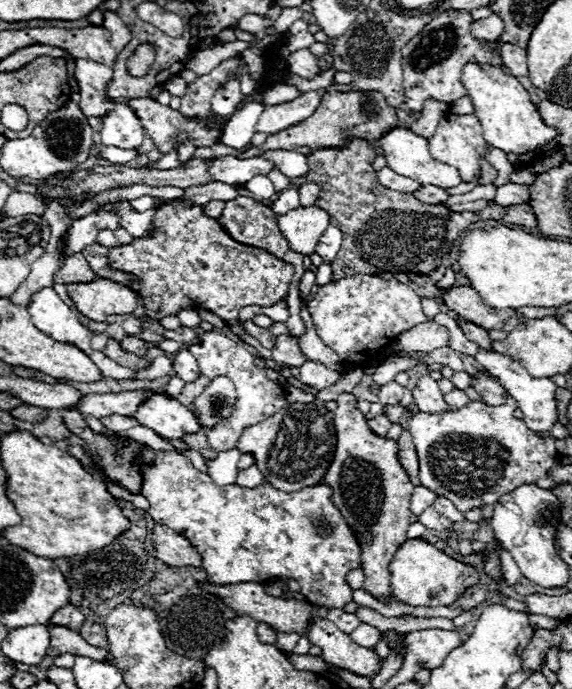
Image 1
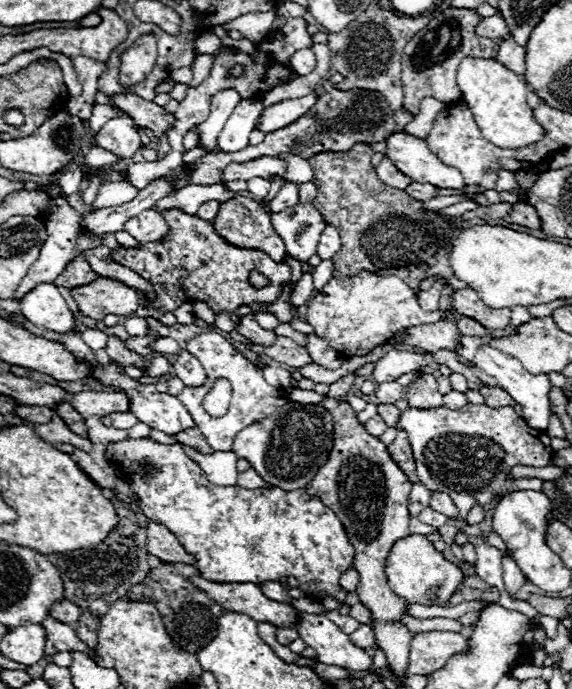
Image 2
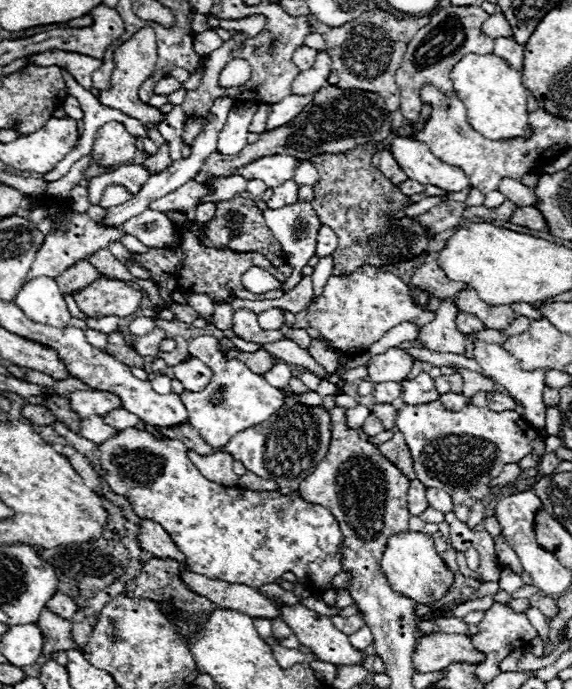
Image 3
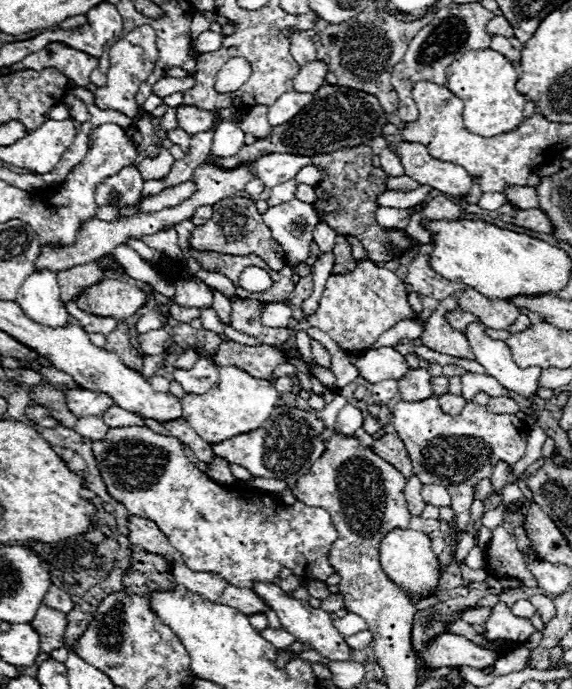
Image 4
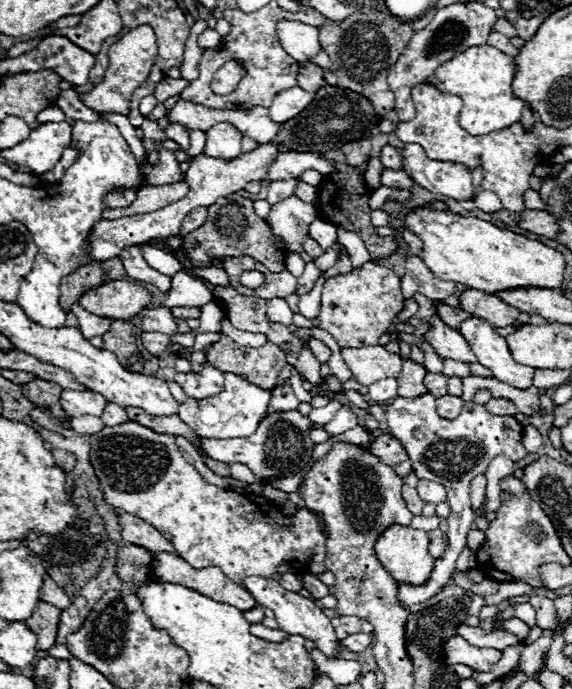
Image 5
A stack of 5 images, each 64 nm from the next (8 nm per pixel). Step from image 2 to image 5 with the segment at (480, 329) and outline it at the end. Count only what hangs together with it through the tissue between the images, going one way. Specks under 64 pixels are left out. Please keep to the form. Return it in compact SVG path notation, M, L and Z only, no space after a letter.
M436 304L436 310L438 310L438 316L452 328L458 328L458 324L462 324L462 320L468 320L472 314L464 312L462 308L450 308L450 306L444 306L444 304Z

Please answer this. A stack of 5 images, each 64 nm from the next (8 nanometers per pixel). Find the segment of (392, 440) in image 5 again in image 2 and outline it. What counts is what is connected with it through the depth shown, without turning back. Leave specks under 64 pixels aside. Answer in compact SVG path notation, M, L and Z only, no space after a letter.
M404 430L398 432L396 440L388 446L388 452L396 460L396 464L402 468L402 472L406 472L406 476L410 478L410 482L418 482L418 476L416 476L416 460L412 456L412 448L408 444L408 434Z

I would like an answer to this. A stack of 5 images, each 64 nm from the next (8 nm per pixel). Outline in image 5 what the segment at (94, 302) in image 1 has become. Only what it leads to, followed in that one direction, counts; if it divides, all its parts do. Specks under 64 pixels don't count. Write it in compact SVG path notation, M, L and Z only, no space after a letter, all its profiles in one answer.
M108 280L90 292L84 292L78 304L102 318L128 320L146 308L152 300L152 294L136 284L124 280Z

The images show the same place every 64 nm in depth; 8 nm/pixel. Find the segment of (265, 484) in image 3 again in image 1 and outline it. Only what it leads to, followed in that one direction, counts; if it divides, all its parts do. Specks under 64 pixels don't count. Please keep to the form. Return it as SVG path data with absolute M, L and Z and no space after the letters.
M252 464L246 470L240 470L238 476L236 476L236 484L238 486L244 486L244 488L256 488L262 482L264 482L264 476L262 476L262 472L258 472L258 466L256 464Z

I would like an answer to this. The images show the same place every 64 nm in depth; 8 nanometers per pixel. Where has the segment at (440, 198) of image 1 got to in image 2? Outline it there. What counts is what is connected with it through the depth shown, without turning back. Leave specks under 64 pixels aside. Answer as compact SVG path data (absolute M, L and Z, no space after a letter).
M418 182L410 184L410 186L406 188L406 192L408 192L410 196L414 196L416 200L420 200L420 202L426 202L426 200L438 196L438 192L436 192L436 188L434 188L432 184L418 184Z

